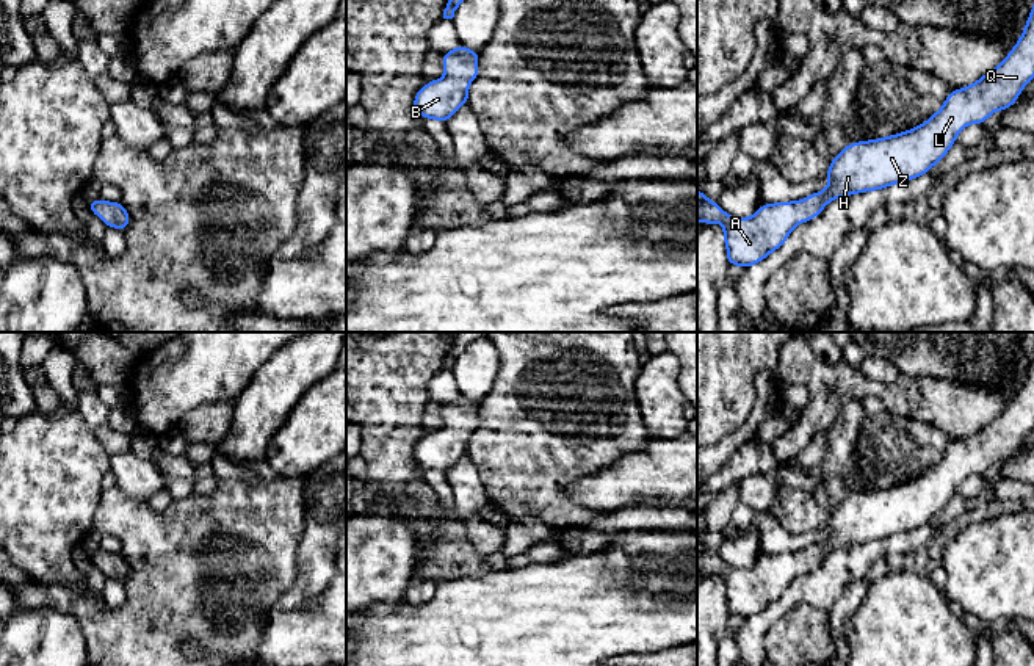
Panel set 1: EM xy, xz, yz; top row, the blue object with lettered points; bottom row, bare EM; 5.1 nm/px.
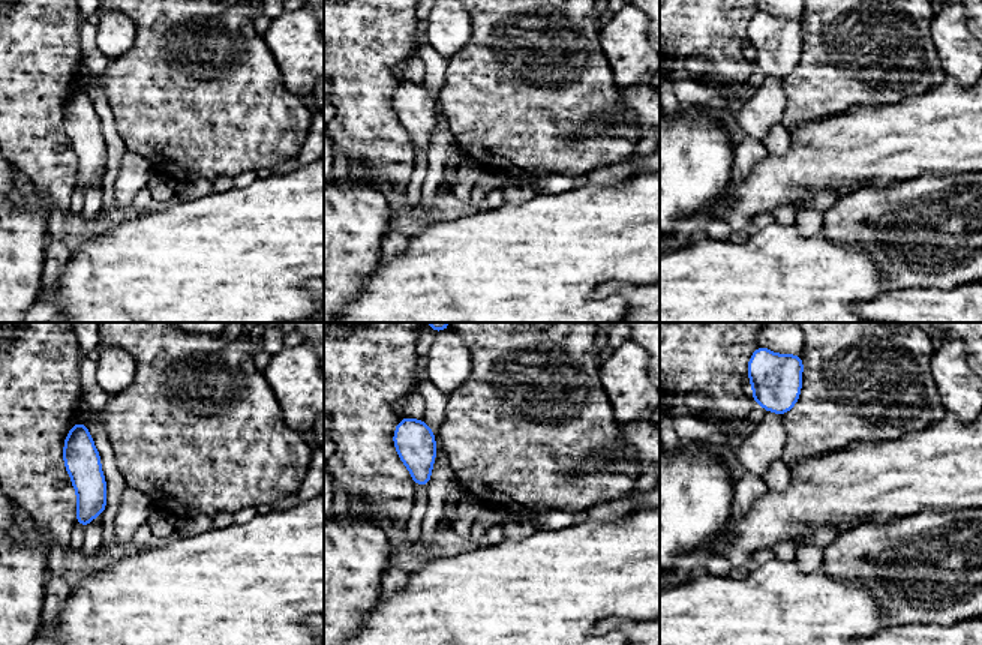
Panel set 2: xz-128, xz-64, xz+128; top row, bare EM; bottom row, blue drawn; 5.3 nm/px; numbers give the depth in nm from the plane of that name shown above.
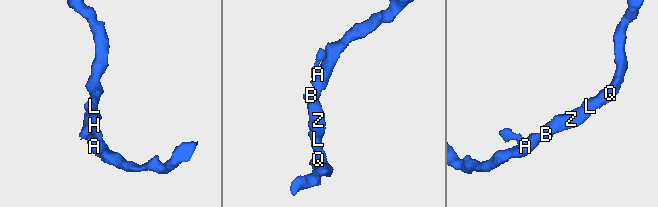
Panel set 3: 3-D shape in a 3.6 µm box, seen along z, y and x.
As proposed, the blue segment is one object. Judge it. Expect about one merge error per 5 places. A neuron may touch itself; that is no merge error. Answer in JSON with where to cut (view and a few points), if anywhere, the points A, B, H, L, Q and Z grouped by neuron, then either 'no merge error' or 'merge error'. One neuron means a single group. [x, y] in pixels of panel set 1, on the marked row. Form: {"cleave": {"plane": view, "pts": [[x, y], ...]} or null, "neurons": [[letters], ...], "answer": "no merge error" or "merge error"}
{"cleave": null, "neurons": [["A", "B", "H", "L", "Q", "Z"]], "answer": "no merge error"}

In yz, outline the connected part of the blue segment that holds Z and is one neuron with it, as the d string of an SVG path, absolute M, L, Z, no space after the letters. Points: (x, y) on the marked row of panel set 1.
M1034 8L1026 19L1026 27L1010 53L989 74L962 89L953 89L942 108L924 124L891 136L848 144L840 155L830 160L827 169L829 185L797 202L763 204L750 218L733 218L714 201L697 190L697 221L702 224L719 223L724 226L727 265L749 268L765 260L779 249L799 223L816 218L833 199L849 194L884 190L899 182L909 182L931 171L956 143L960 130L970 124L982 124L990 114L1012 107L1021 89L1034 78Z

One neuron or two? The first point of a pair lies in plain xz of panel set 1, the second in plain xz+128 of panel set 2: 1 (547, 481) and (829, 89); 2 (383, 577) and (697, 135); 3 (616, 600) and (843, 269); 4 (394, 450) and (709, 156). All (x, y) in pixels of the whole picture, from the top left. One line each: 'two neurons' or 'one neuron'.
1: one neuron
2: one neuron
3: one neuron
4: two neurons

